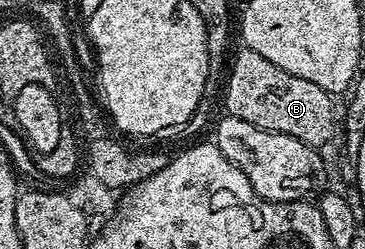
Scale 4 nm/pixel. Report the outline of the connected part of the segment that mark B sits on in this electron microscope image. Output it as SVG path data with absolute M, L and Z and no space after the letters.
M239 51L238 56L233 56L230 80L226 83L225 110L240 117L240 121L248 121L248 125L296 137L310 147L327 146L334 135L335 100L330 92L320 89L320 85L312 85L312 81L304 81L304 77L280 69L280 65L272 65L272 61L260 57L260 53Z

